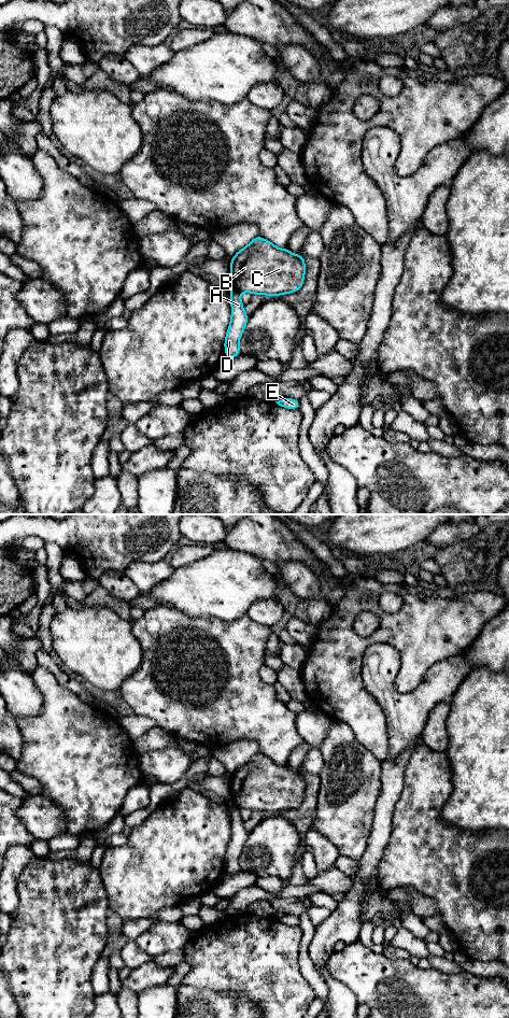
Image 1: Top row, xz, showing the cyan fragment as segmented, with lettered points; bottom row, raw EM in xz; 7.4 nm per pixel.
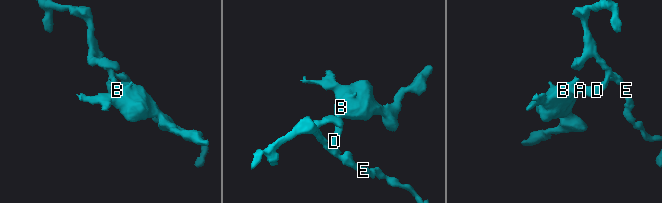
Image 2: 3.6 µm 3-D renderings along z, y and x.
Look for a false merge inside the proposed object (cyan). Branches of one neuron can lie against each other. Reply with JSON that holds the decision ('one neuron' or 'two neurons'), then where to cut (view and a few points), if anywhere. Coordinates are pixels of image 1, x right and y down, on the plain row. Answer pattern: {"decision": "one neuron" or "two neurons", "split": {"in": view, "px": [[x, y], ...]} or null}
{"decision": "two neurons", "split": {"in": "xz", "px": [[232, 804], [239, 809]]}}

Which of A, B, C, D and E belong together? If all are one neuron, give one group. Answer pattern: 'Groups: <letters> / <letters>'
Groups: A D E / B C

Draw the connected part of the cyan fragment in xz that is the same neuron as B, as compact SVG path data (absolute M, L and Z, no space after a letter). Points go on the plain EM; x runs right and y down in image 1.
M260 752L236 769L230 778L229 803L239 809L280 812L295 809L305 796L306 776L278 765Z

